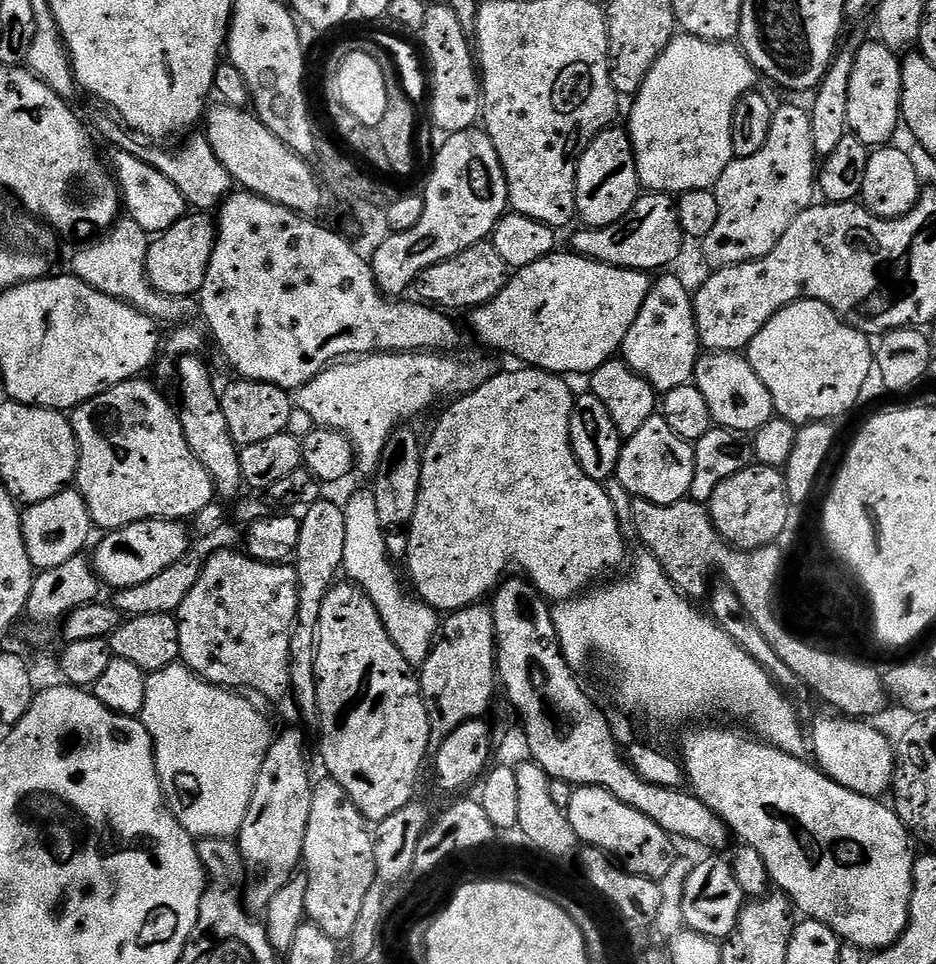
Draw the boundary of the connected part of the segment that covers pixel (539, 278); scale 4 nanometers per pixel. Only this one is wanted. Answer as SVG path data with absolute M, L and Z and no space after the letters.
M557 250L550 253L546 258L542 258L542 262L534 262L534 266L526 266L513 271L509 275L508 285L493 300L471 309L472 332L486 347L493 348L496 352L509 352L510 355L517 356L521 365L541 368L544 372L557 374L569 374L568 372L591 374L594 370L598 370L598 366L602 366L608 360L613 359L623 349L626 334L630 330L630 326L634 326L634 318L638 318L638 310L642 310L642 302L646 302L646 294L652 289L652 286L653 281L650 279L649 273L636 272L633 268L619 268L618 266L603 264L585 256L577 256L571 250L565 250L565 252Z

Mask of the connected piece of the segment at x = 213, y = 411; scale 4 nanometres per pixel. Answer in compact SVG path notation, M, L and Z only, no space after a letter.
M193 354L179 357L178 360L181 396L178 411L182 430L186 434L186 442L190 442L190 450L194 450L198 462L206 466L216 487L216 496L221 501L232 502L241 495L244 484L240 469L240 448L234 442L234 438L230 438L230 426L226 426L226 418L222 415L218 388L212 385L212 376L200 358L199 355Z

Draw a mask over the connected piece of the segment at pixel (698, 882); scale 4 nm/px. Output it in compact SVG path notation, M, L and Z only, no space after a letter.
M708 854L705 860L696 860L690 874L686 878L686 890L682 890L682 918L684 926L692 932L702 934L706 938L723 942L730 934L734 934L734 926L738 926L738 918L746 903L742 886L738 886L738 878L734 878L734 870L727 859L720 854Z

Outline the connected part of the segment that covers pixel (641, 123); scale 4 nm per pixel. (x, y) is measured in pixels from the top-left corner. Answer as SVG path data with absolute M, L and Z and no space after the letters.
M687 34L673 36L672 41L666 46L666 50L662 50L658 62L654 62L650 74L646 74L646 82L642 82L642 86L637 90L634 99L631 101L631 104L633 103L632 109L629 110L628 121L626 121L628 137L632 143L634 158L636 159L636 169L638 170L641 189L647 190L649 193L663 192L665 194L679 194L690 190L706 190L707 188L715 189L718 178L722 178L722 170L726 170L726 166L730 166L730 162L734 158L732 154L734 106L738 106L738 98L742 98L747 92L753 91L757 87L756 80L758 81L756 69L752 67L748 57L744 55L743 51L735 43L715 44L709 40L703 40L697 36L689 36Z

